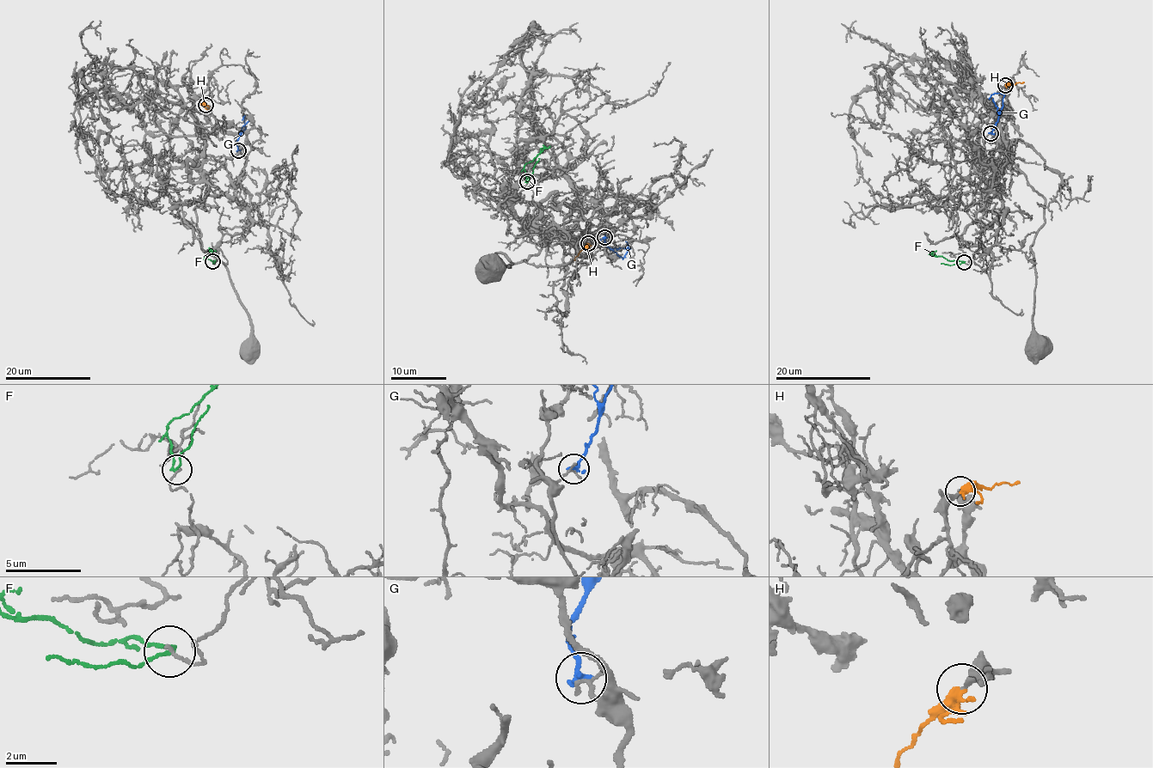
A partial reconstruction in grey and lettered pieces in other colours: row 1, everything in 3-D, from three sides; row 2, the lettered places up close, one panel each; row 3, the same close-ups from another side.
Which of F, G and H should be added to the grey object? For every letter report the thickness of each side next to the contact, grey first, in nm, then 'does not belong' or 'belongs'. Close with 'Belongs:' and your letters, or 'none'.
F: 120 nm thick on the grey side, 130 nm on the other; does not belong
G: 170 nm thick on the grey side, 240 nm on the other; does not belong
H: 200 nm thick on the grey side, 280 nm on the other; belongs
Belongs: H

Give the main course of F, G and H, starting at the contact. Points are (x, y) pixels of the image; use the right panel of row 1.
F: (964, 262), (929, 254)
G: (990, 132), (997, 121), (1004, 95), (993, 93), (989, 100)
H: (1005, 85), (1023, 82)

